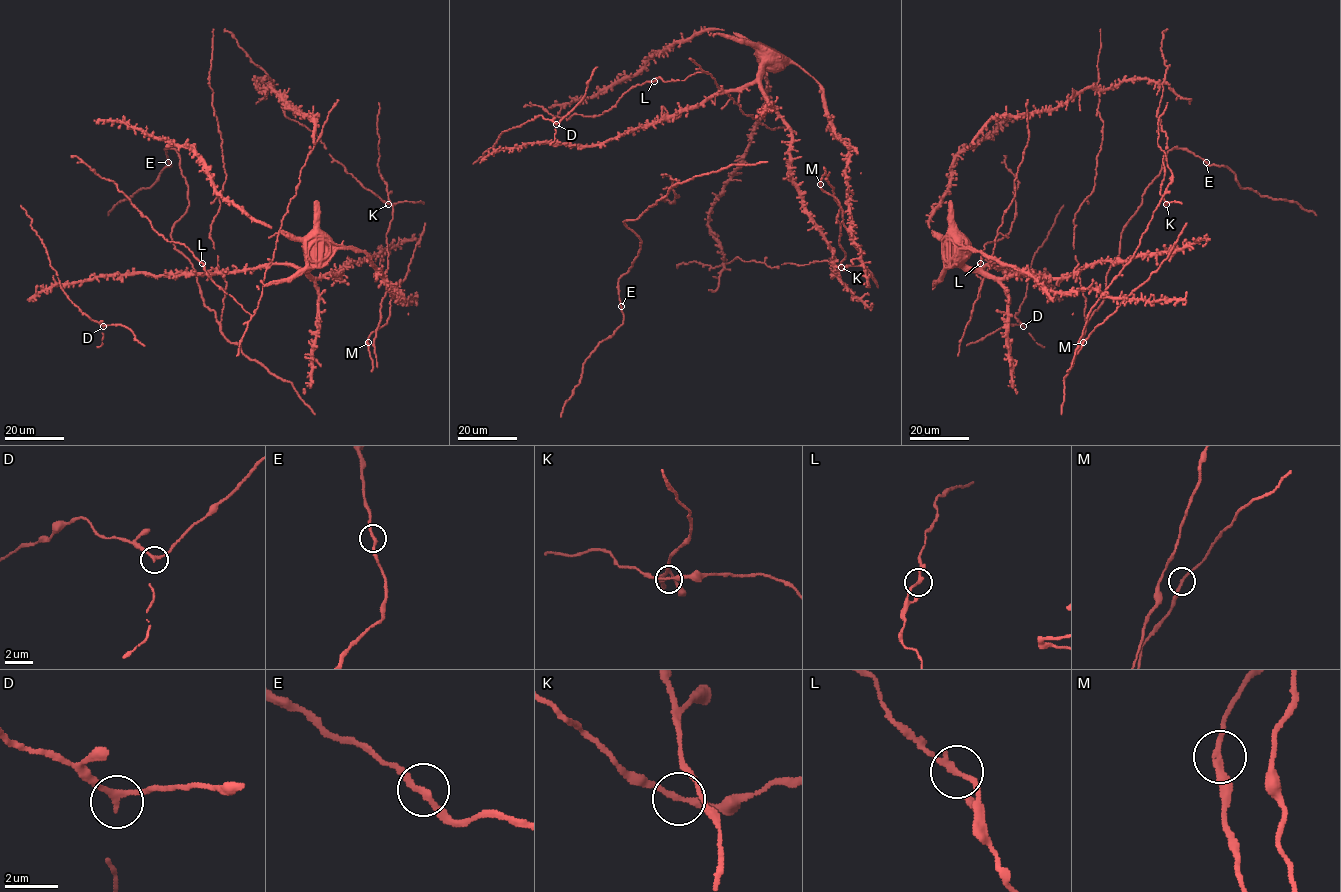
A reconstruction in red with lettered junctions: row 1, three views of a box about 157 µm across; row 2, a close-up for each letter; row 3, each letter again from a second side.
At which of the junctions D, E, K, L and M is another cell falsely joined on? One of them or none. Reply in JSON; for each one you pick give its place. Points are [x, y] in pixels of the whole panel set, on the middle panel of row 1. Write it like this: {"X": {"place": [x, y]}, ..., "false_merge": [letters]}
{"false_merge": []}

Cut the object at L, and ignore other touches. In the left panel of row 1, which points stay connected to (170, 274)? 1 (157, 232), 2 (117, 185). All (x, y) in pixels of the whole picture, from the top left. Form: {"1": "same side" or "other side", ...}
{"1": "other side", "2": "other side"}

